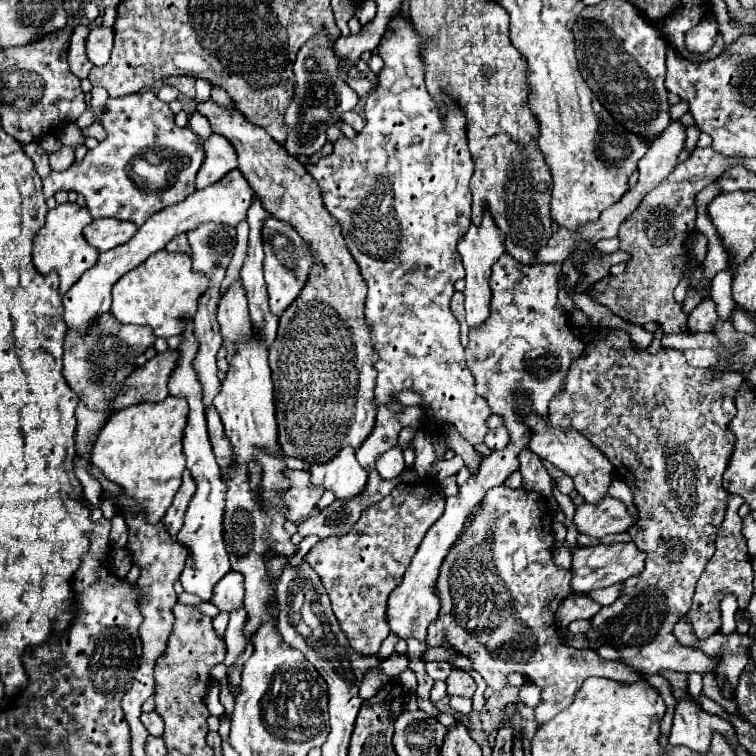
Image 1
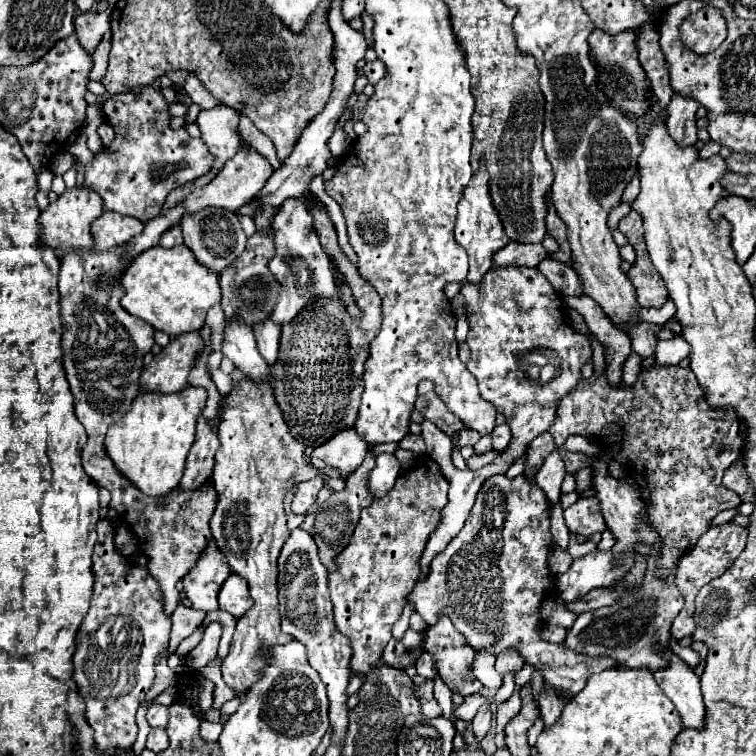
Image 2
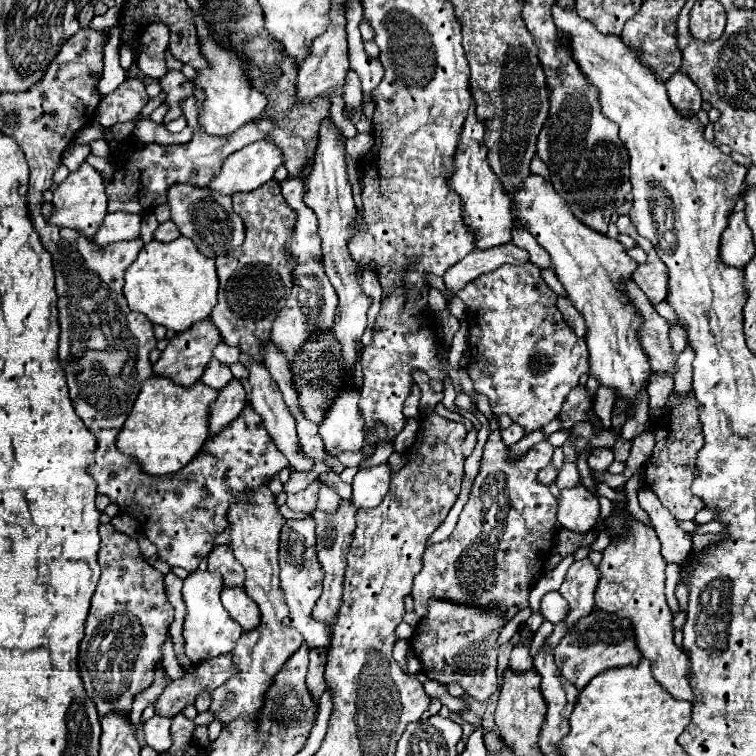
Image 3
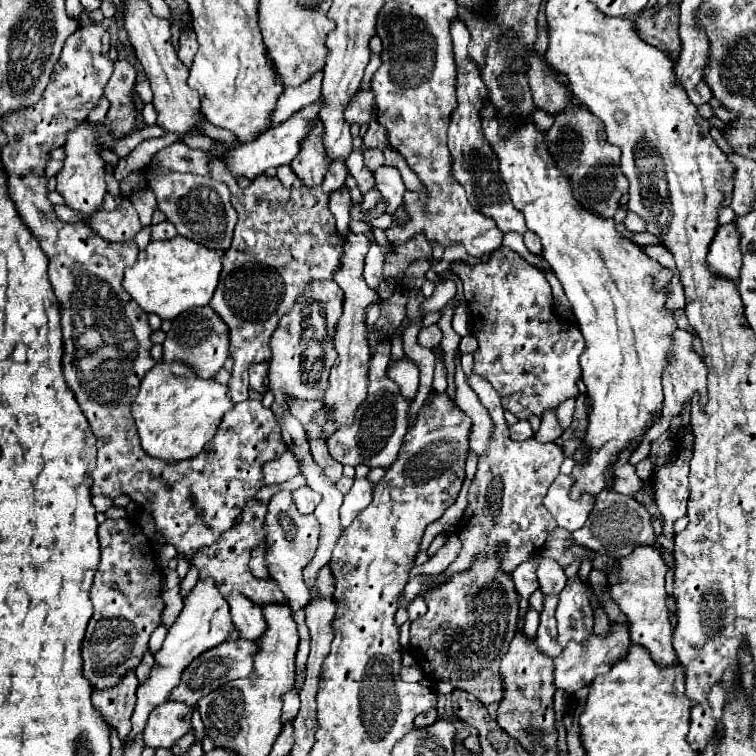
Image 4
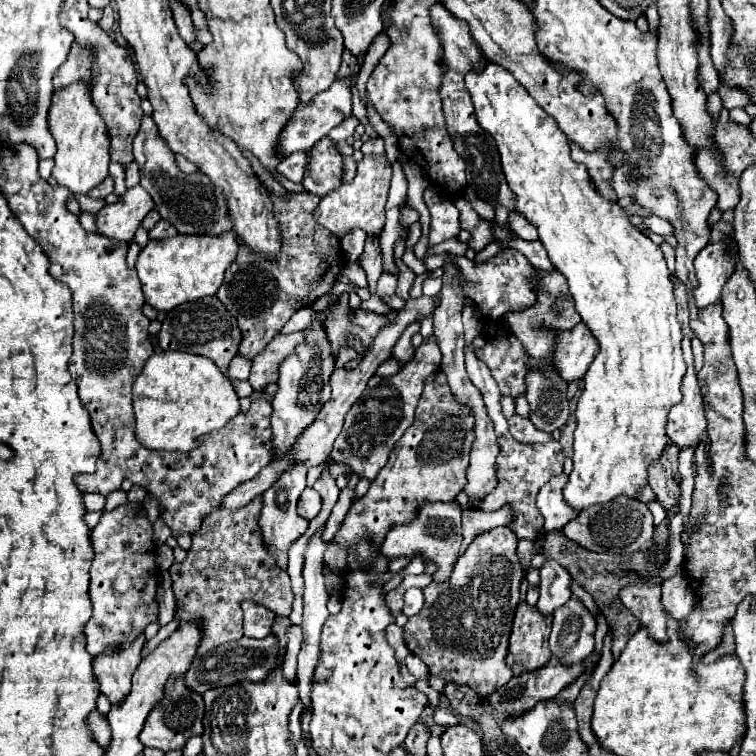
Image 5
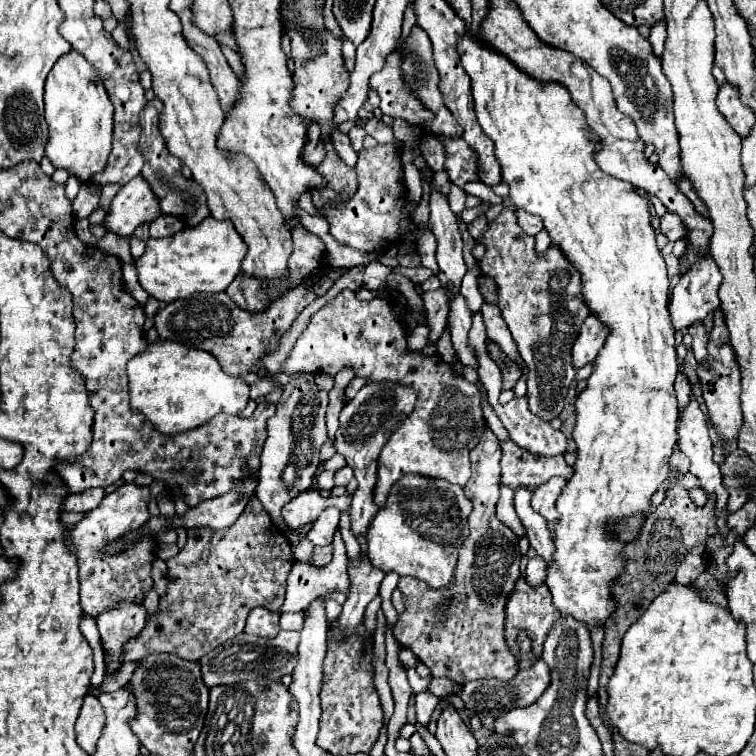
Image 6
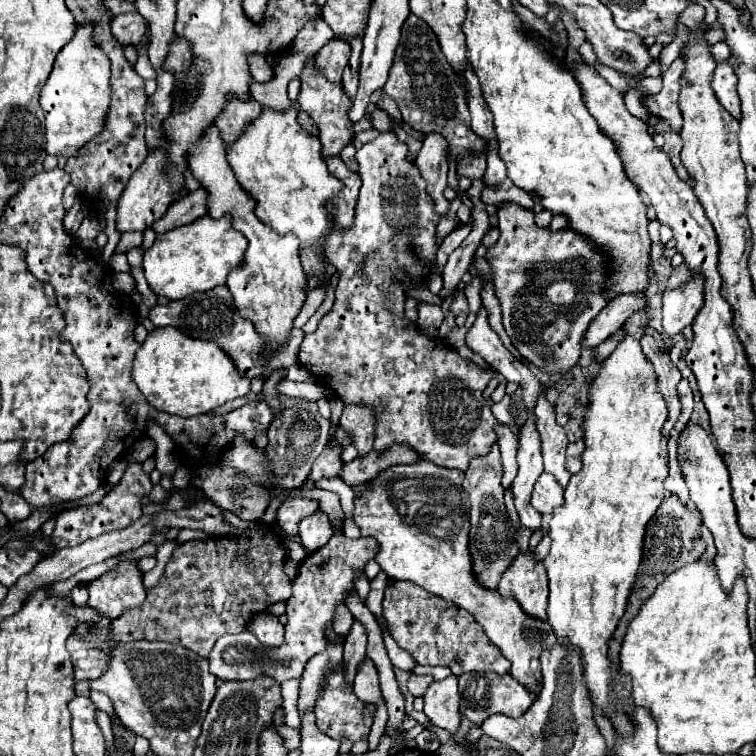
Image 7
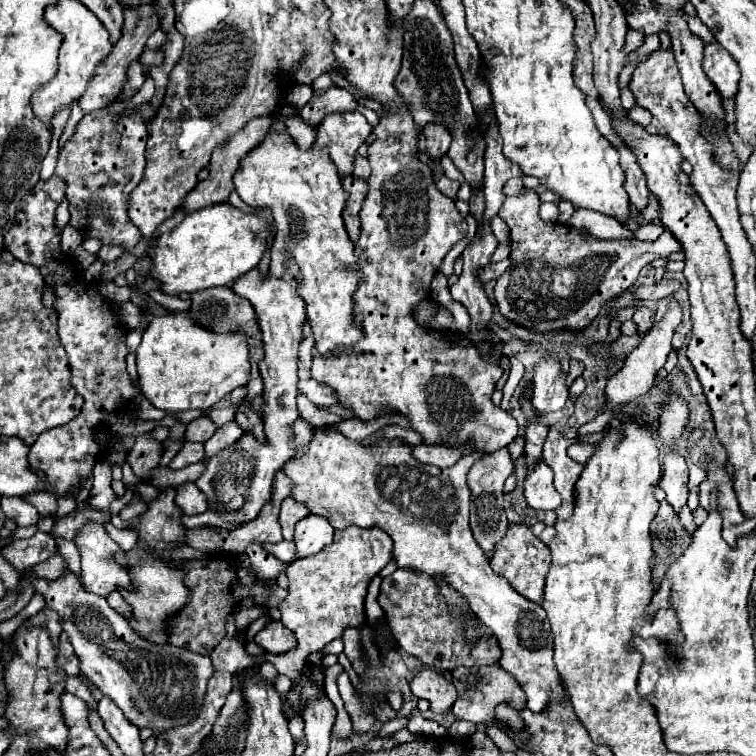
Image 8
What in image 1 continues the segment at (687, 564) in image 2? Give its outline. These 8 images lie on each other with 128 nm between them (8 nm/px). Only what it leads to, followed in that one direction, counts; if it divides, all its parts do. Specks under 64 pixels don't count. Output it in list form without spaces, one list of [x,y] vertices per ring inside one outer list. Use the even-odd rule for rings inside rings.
[[[730,496],[726,518],[724,518],[724,522],[716,534],[716,552],[710,558],[710,562],[706,564],[706,570],[696,584],[692,608],[684,616],[684,620],[692,626],[692,632],[696,634],[696,638],[708,638],[716,630],[720,630],[720,600],[724,598],[724,594],[728,594],[728,592],[736,594],[740,608],[746,608],[750,598],[752,598],[754,570],[750,564],[750,554],[746,550],[746,538],[742,536],[742,518],[738,516],[738,508],[742,504],[744,504],[744,498]]]

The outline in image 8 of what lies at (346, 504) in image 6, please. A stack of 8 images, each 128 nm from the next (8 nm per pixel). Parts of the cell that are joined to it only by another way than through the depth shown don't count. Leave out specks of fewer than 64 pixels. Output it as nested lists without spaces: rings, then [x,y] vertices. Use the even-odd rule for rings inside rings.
[[[286,498],[282,502],[282,510],[280,510],[280,526],[282,526],[282,536],[284,540],[292,540],[294,534],[294,526],[306,518],[310,512],[302,502],[296,502],[294,498]]]

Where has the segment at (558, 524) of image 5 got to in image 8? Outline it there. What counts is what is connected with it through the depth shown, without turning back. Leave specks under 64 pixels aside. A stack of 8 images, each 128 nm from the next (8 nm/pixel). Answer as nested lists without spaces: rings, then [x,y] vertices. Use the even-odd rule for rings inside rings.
[[[538,462],[526,474],[524,496],[534,510],[554,510],[560,506],[560,494],[554,488],[554,474],[546,462]]]

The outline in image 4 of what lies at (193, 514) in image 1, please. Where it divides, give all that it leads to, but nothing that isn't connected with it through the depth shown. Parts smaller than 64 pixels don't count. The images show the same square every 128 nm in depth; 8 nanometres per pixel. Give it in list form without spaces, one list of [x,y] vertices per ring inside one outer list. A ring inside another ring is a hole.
[[[212,578],[200,580],[196,584],[196,588],[190,592],[190,596],[184,600],[184,608],[182,608],[180,616],[176,618],[176,622],[172,624],[172,628],[168,630],[162,648],[154,654],[154,666],[152,666],[148,678],[138,684],[136,706],[134,706],[134,714],[130,718],[132,730],[126,736],[124,746],[130,746],[134,742],[134,738],[136,738],[136,734],[140,734],[144,730],[150,712],[156,706],[160,706],[162,702],[168,702],[172,690],[180,684],[180,676],[182,676],[184,668],[196,656],[200,656],[204,650],[210,650],[212,646],[222,644],[224,638],[228,636],[228,630],[232,630],[232,618],[230,618],[228,602],[220,596],[220,592],[216,590]]]

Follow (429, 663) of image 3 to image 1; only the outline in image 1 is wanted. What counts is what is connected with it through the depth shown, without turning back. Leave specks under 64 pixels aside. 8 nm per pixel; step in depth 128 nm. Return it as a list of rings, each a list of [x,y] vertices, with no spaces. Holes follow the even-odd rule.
[[[452,666],[452,672],[450,672],[450,676],[446,678],[446,684],[448,684],[448,694],[450,694],[450,696],[456,694],[456,696],[472,698],[474,692],[476,692],[476,682],[474,682],[474,678],[472,678],[466,670],[462,670],[462,668],[458,668],[458,666]]]

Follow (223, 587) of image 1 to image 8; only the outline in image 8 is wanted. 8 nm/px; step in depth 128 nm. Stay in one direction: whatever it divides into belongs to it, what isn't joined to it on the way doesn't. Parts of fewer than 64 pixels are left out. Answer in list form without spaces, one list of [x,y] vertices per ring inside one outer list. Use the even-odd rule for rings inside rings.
[[[272,620],[256,636],[254,642],[270,654],[286,654],[296,648],[296,636],[282,622]]]

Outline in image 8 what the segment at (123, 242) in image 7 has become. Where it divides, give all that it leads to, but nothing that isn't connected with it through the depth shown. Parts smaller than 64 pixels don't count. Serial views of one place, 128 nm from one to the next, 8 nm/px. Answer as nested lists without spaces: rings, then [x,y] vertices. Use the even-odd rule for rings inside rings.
[[[102,246],[102,248],[98,250],[96,258],[98,258],[98,260],[102,260],[102,262],[106,264],[106,262],[112,262],[112,260],[116,260],[120,254],[122,254],[122,252],[120,252],[116,246]]]

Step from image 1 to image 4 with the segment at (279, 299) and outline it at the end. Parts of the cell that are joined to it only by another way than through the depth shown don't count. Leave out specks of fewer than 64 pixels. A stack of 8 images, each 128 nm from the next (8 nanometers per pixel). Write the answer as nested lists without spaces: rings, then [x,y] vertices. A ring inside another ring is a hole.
[[[278,166],[278,178],[288,188],[300,188],[302,186],[302,180],[294,174],[294,170],[290,166]],[[316,282],[316,286],[312,286],[312,290],[308,290],[308,294],[304,294],[304,298],[300,298],[300,302],[280,320],[276,332],[272,334],[272,360],[270,360],[270,390],[274,394],[274,404],[272,404],[272,412],[278,420],[278,424],[284,422],[284,414],[290,412],[290,400],[322,400],[324,398],[324,390],[328,390],[328,374],[338,358],[336,348],[334,348],[334,332],[336,332],[336,324],[342,316],[342,304],[344,304],[344,292],[340,290],[340,286],[336,282]]]

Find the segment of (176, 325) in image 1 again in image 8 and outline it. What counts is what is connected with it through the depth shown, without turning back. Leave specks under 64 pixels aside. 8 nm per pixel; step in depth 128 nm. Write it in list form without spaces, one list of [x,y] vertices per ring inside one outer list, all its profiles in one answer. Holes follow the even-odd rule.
[[[230,202],[194,210],[172,232],[162,234],[156,240],[156,246],[148,252],[150,258],[154,258],[152,276],[162,282],[162,292],[172,296],[212,286],[228,286],[258,266],[270,236],[274,236],[270,210],[256,208],[248,214]]]

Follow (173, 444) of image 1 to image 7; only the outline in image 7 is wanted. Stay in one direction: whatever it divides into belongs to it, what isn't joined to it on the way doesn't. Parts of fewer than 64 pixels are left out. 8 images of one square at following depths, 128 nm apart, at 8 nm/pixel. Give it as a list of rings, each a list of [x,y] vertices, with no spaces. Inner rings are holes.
[[[172,326],[154,328],[146,336],[134,358],[132,378],[152,408],[184,418],[206,414],[208,410],[250,392],[250,380],[240,376],[232,358],[216,346],[216,342],[190,338]]]

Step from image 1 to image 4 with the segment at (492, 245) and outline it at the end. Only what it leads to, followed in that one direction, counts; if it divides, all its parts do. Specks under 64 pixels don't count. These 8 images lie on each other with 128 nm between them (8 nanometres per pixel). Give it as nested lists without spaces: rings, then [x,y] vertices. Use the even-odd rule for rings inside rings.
[[[454,18],[450,24],[450,34],[452,34],[452,44],[454,44],[454,60],[456,60],[456,108],[450,116],[450,126],[448,126],[448,148],[452,152],[452,172],[454,178],[464,186],[466,196],[470,204],[482,212],[484,216],[492,218],[502,232],[514,230],[524,234],[526,232],[526,222],[520,210],[514,208],[514,204],[508,198],[508,192],[504,190],[504,180],[498,170],[498,158],[490,146],[490,142],[484,138],[482,132],[482,122],[480,122],[480,106],[482,100],[488,96],[486,86],[480,78],[480,68],[476,62],[470,60],[468,56],[468,42],[470,42],[470,32],[464,26],[460,18]]]

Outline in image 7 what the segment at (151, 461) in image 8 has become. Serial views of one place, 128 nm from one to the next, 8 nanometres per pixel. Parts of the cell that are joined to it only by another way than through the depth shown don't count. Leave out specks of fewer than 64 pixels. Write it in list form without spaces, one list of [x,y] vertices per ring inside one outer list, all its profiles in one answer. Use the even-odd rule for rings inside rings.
[[[130,462],[128,468],[126,468],[126,472],[124,472],[124,476],[122,476],[122,480],[120,480],[120,484],[116,488],[112,488],[98,504],[78,506],[78,508],[72,508],[72,510],[64,510],[64,512],[60,512],[56,516],[56,526],[54,526],[54,532],[50,536],[52,546],[56,546],[56,548],[76,546],[76,544],[82,544],[84,540],[100,536],[104,532],[130,526],[132,522],[136,522],[142,516],[140,500],[150,490],[152,490],[152,482],[150,482],[148,474],[144,472],[142,464],[140,462]]]

